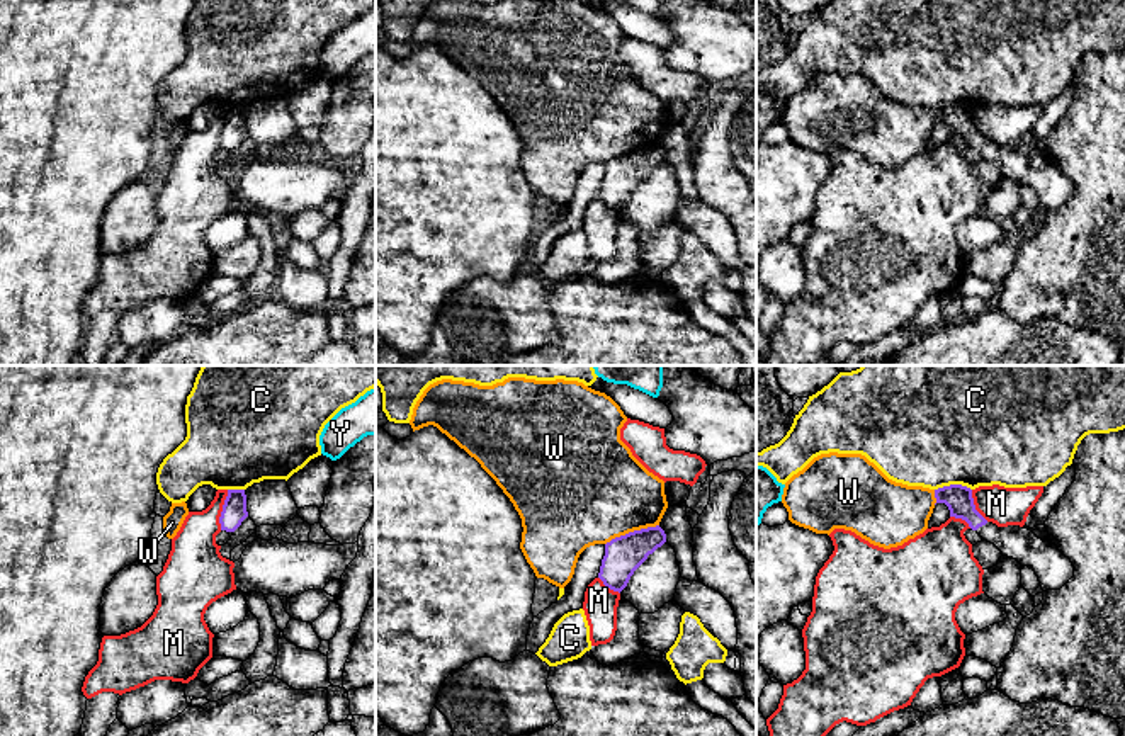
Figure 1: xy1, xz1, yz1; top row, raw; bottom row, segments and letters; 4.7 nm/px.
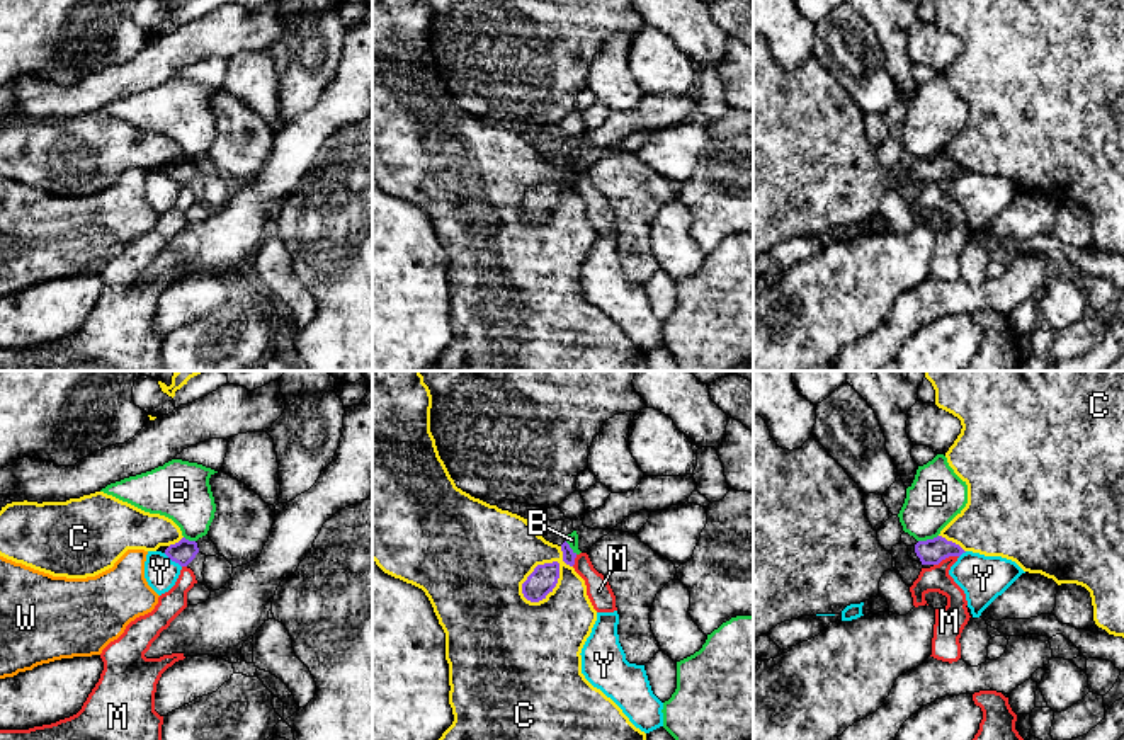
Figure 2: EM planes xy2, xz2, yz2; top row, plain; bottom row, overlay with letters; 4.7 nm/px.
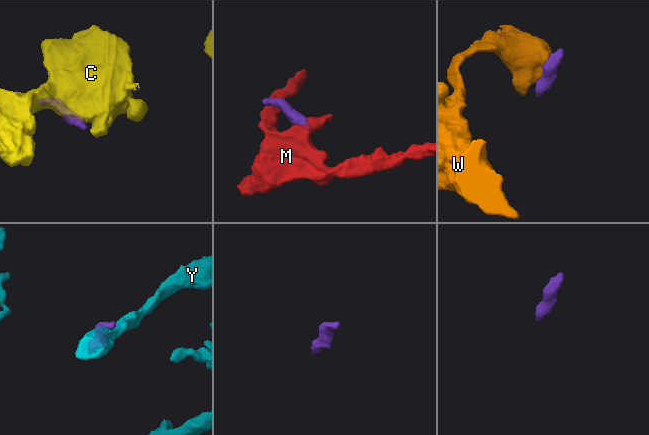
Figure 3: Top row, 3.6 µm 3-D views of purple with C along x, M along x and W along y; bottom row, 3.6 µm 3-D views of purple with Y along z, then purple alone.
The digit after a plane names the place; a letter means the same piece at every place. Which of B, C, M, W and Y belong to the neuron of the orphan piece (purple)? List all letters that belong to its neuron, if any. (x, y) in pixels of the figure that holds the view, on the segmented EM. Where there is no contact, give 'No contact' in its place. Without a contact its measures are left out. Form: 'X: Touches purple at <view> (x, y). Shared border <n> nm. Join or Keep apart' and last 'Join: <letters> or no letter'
B: Touches purple at yz2 (927, 540). Shared border 100 nm. Keep apart
C: Touches purple at xz2 (553, 587). Shared border 240 nm. Keep apart
M: Touches purple at xy1 (223, 510). Shared border 200 nm. Keep apart
W: Touches purple at xz1 (631, 532). Shared border 280 nm. Keep apart
Y: Touches purple at xy2 (172, 560). Shared border 110 nm. Keep apart
Join: no letter

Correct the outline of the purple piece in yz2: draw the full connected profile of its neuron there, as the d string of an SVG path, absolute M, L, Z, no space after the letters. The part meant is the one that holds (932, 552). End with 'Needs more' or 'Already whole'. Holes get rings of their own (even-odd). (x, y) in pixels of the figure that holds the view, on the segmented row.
M937 536L934 539L918 541L915 544L915 553L922 565L939 565L942 560L949 556L961 556L966 551L959 544Z. Already whole

